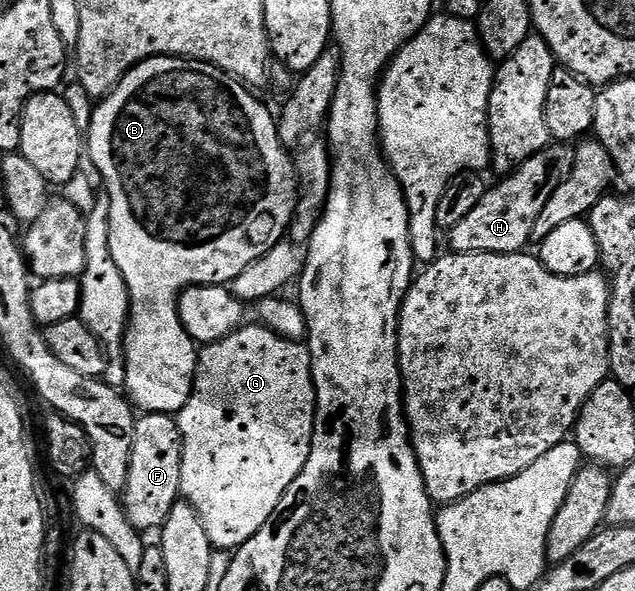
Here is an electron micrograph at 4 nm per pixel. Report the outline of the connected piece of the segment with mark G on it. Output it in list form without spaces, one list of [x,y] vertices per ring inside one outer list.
[[[243,324],[219,342],[201,347],[194,391],[176,415],[182,437],[181,497],[190,502],[208,532],[215,551],[233,552],[276,512],[284,492],[300,476],[314,435],[316,392],[309,349],[301,341],[282,338],[261,324]]]

